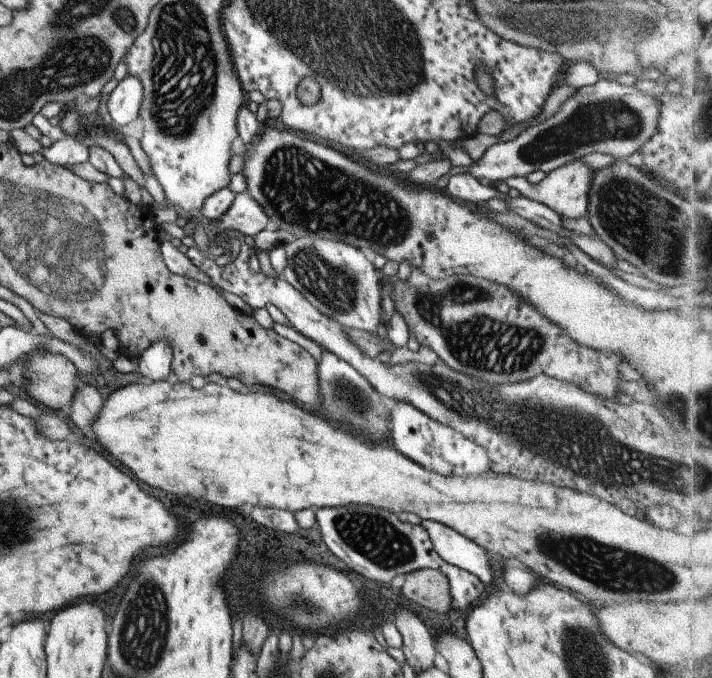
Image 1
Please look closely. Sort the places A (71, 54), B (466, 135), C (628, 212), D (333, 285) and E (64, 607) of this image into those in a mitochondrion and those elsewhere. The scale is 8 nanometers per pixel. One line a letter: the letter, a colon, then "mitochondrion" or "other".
A: mitochondrion
B: other
C: mitochondrion
D: mitochondrion
E: other

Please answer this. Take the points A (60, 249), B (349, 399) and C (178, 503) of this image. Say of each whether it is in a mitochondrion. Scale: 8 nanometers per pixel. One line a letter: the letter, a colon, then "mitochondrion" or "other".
A: mitochondrion
B: mitochondrion
C: other

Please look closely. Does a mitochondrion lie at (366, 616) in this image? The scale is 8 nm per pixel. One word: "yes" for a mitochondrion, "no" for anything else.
no

